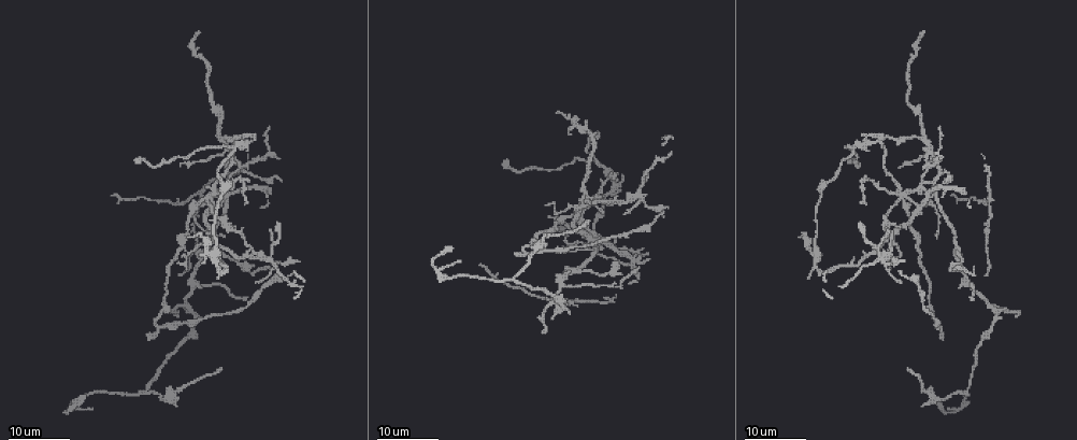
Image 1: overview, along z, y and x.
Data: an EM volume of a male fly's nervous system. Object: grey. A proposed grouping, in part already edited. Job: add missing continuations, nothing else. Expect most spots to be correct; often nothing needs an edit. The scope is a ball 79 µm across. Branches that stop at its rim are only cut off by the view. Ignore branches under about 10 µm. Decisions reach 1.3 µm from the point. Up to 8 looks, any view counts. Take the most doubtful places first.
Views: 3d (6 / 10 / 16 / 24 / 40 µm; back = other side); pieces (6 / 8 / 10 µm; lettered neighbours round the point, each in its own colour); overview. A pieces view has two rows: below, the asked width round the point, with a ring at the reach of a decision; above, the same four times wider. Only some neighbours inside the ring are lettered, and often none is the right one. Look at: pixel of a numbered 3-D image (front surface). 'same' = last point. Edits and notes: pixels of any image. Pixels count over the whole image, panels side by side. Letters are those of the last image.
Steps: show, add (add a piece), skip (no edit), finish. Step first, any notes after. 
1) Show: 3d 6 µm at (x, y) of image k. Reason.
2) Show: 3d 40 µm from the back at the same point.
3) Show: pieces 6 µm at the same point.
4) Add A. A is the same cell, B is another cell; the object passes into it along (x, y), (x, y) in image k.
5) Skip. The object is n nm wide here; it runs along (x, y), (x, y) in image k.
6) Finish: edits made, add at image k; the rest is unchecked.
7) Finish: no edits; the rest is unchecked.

Show: 3d 16 µm at (151, 339) of image 1.

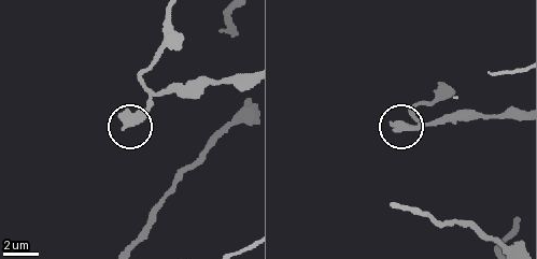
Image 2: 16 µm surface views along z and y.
Show: pieces 10 µm at (398, 128) of image 2.

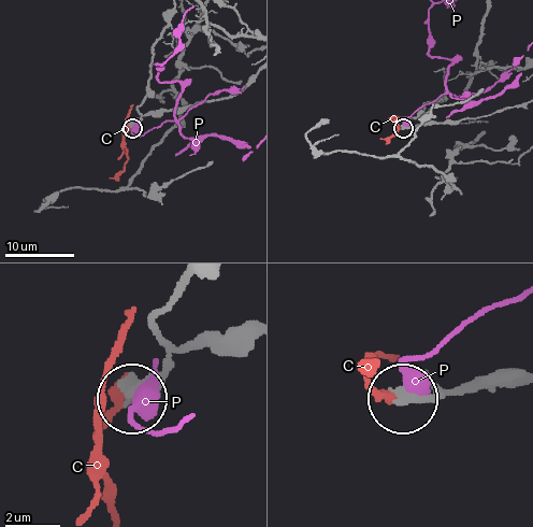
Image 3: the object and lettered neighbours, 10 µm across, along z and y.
Skip. C and P are other cells; it runs along (186, 281), (158, 329), (162, 364), (132, 396) in image 3; none of them fits.

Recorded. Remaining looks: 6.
Show: 3d 16 µm at (111, 195) of image 1. End of a long branch.

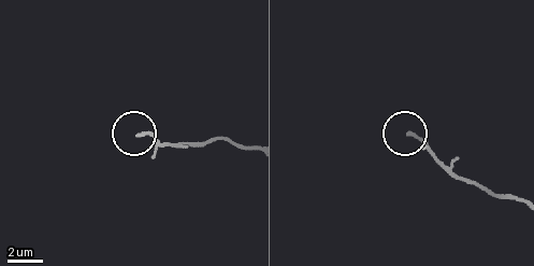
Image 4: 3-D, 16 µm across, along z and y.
Show: pieces 8 µm at (137, 133) of image 4. See the neighbours.

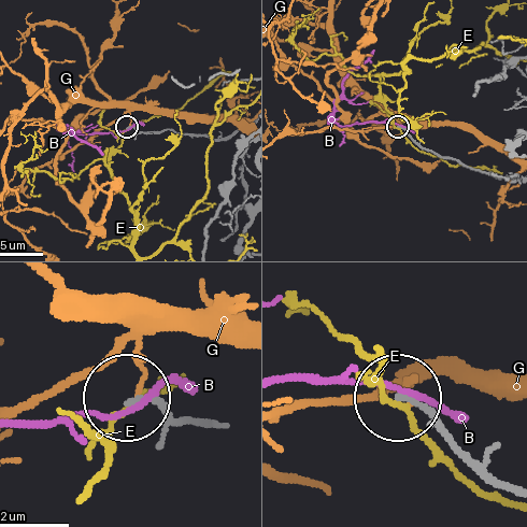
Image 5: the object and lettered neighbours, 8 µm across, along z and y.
Skip. The object is 160 nm wide here; B, E and G are other cells; it runs along (514, 493), (404, 400) in image 5; no lettered piece goes on from it.

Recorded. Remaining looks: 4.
Show: 3d 16 µm at (84, 396) of image 1. Branch stops here.

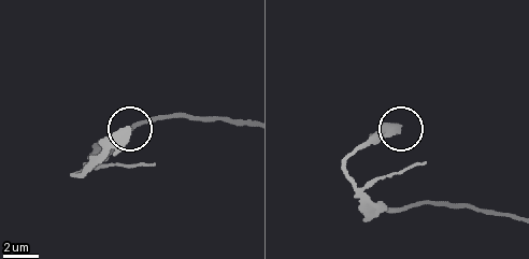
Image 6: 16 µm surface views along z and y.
Show: pieces 6 µm at (400, 127) of image 6.

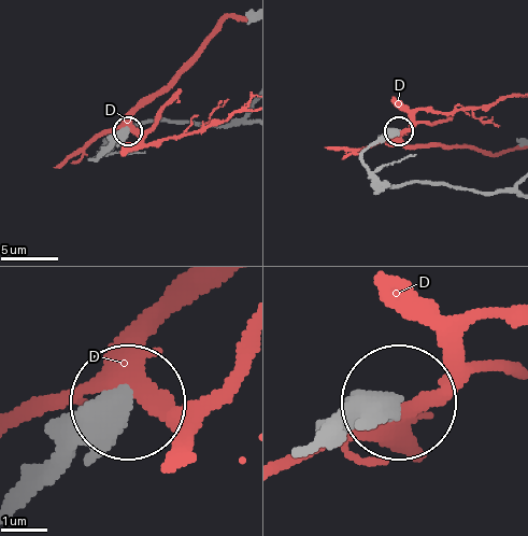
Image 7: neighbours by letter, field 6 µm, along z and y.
Skip. D is another cell; it runs along (19, 495), (119, 403) in image 7; none of them fits.

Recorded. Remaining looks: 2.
Show: 3d 16 µm at (851, 163) of image 1. Branch stops here.

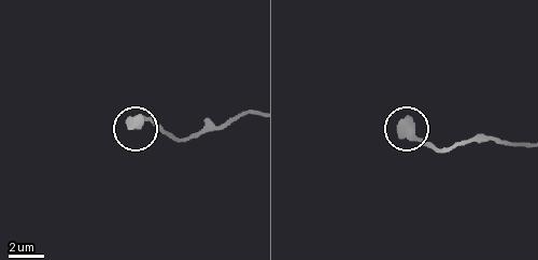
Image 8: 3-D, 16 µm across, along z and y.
Show: pieces 10 µm at (133, 127) of image 8.

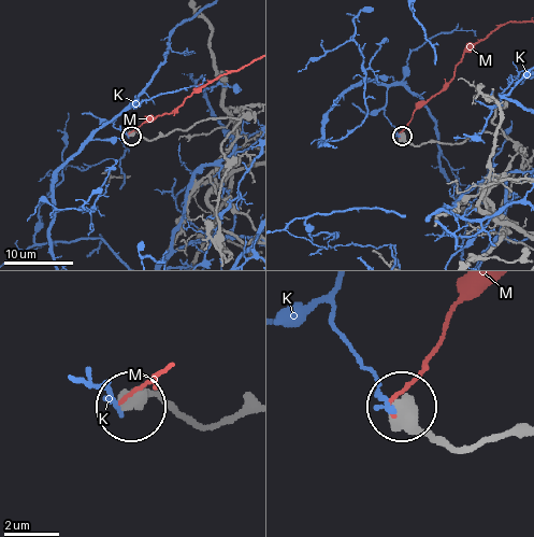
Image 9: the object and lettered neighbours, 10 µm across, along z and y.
Skip. The object is 490 nm wide here; K and M are other cells; it runs along (232, 117), (210, 117), (149, 140), (131, 133) in image 9; none of them fits.

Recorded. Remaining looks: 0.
Finish: no edits; the rest is unchecked.

